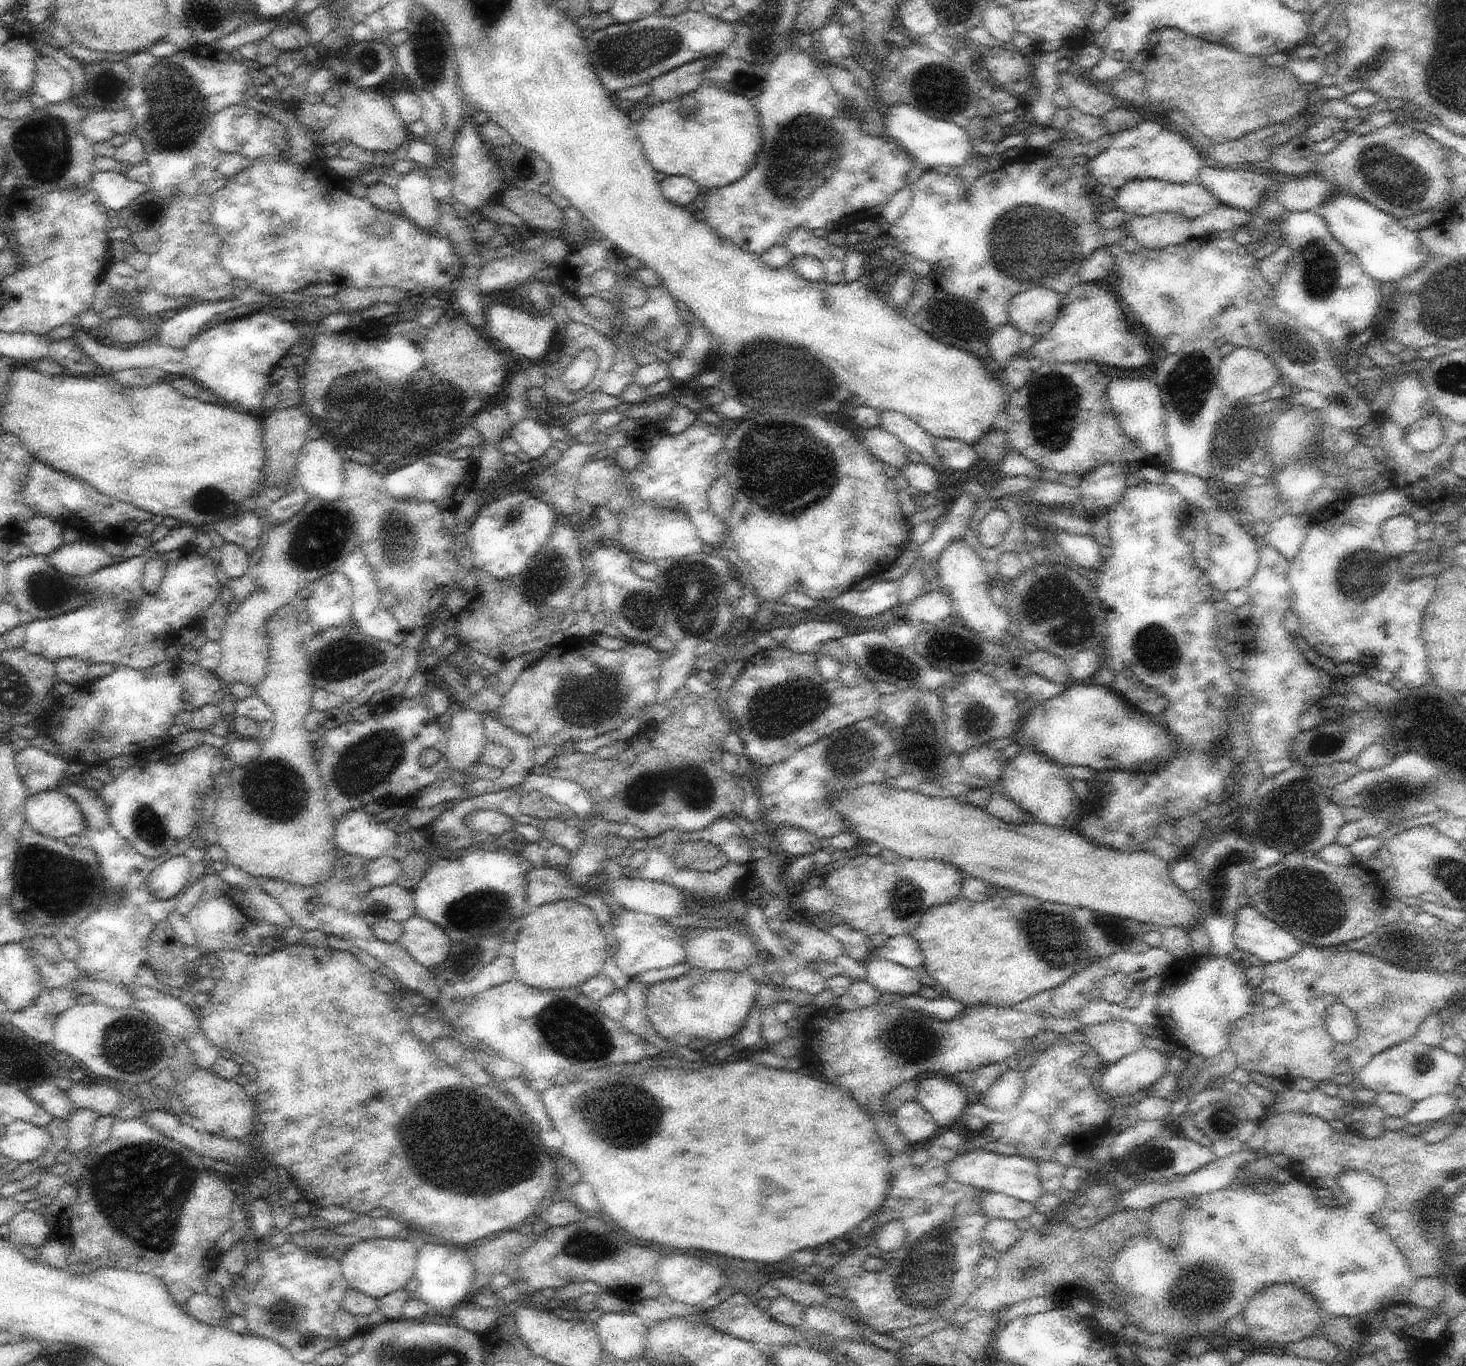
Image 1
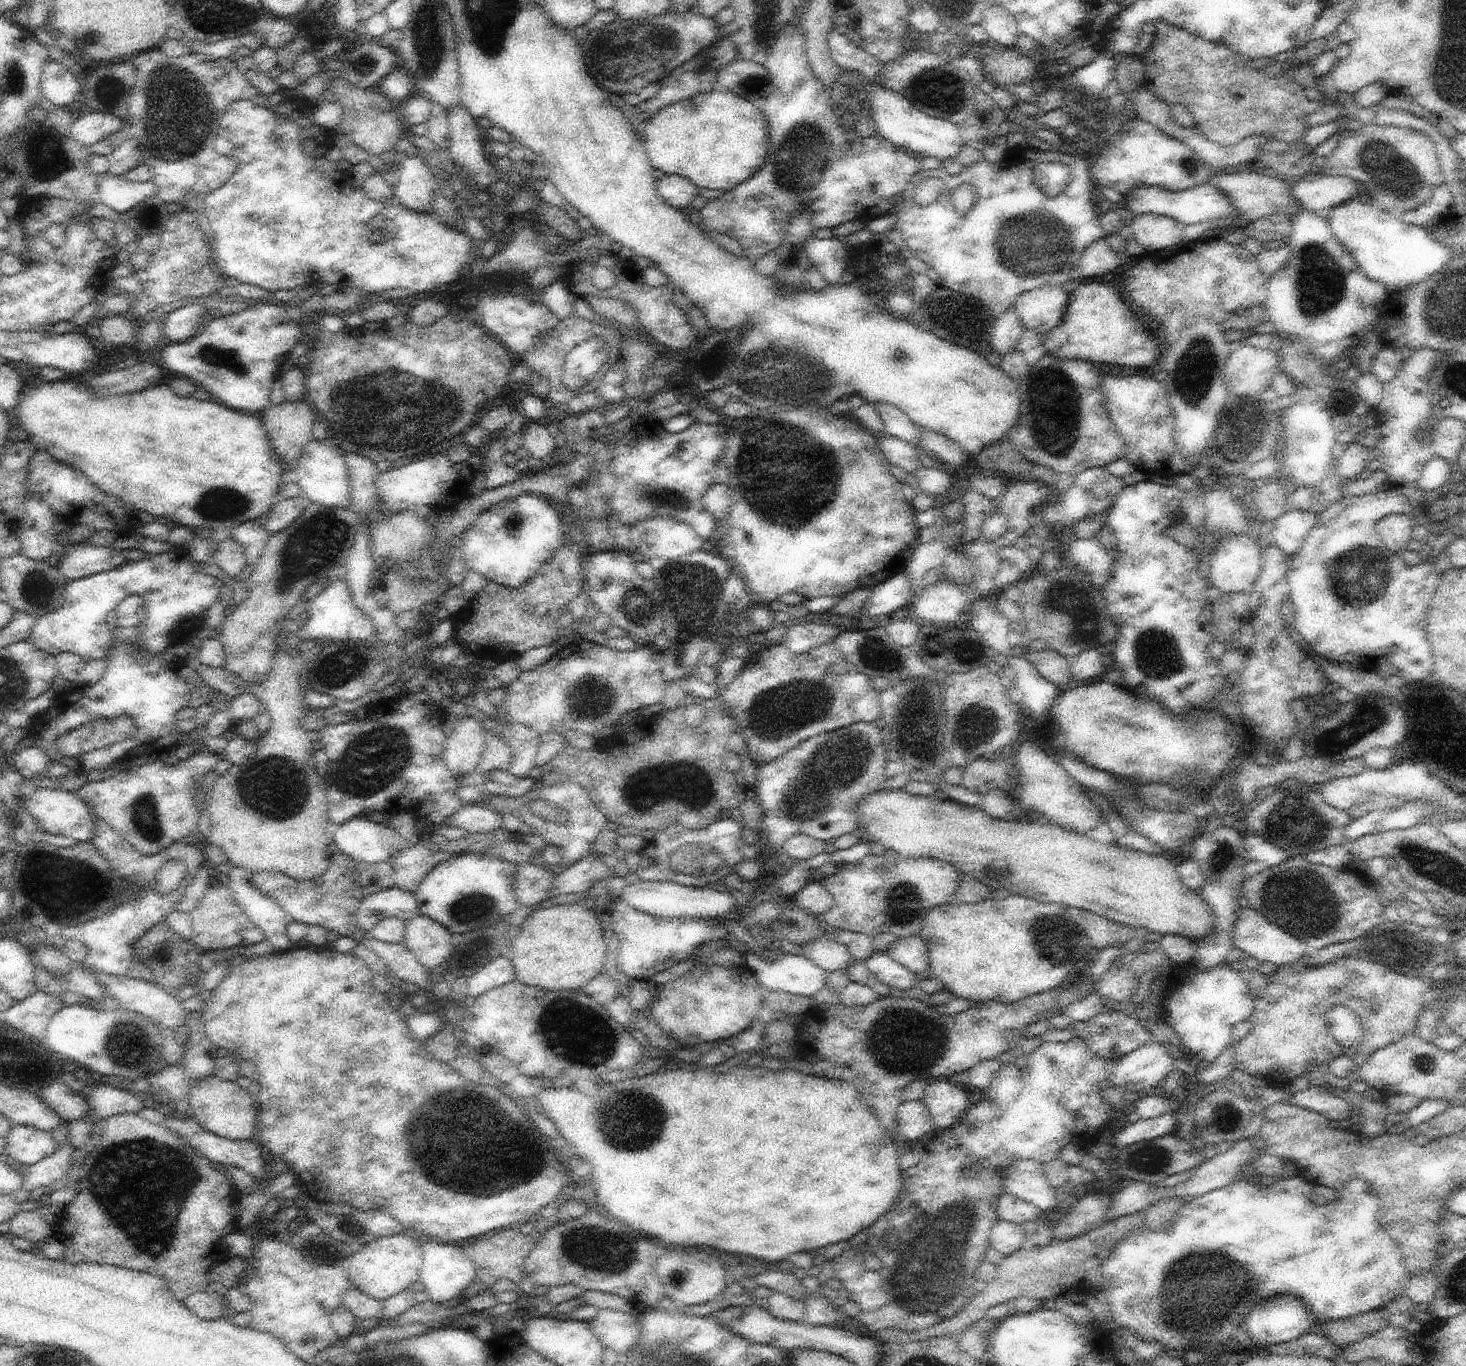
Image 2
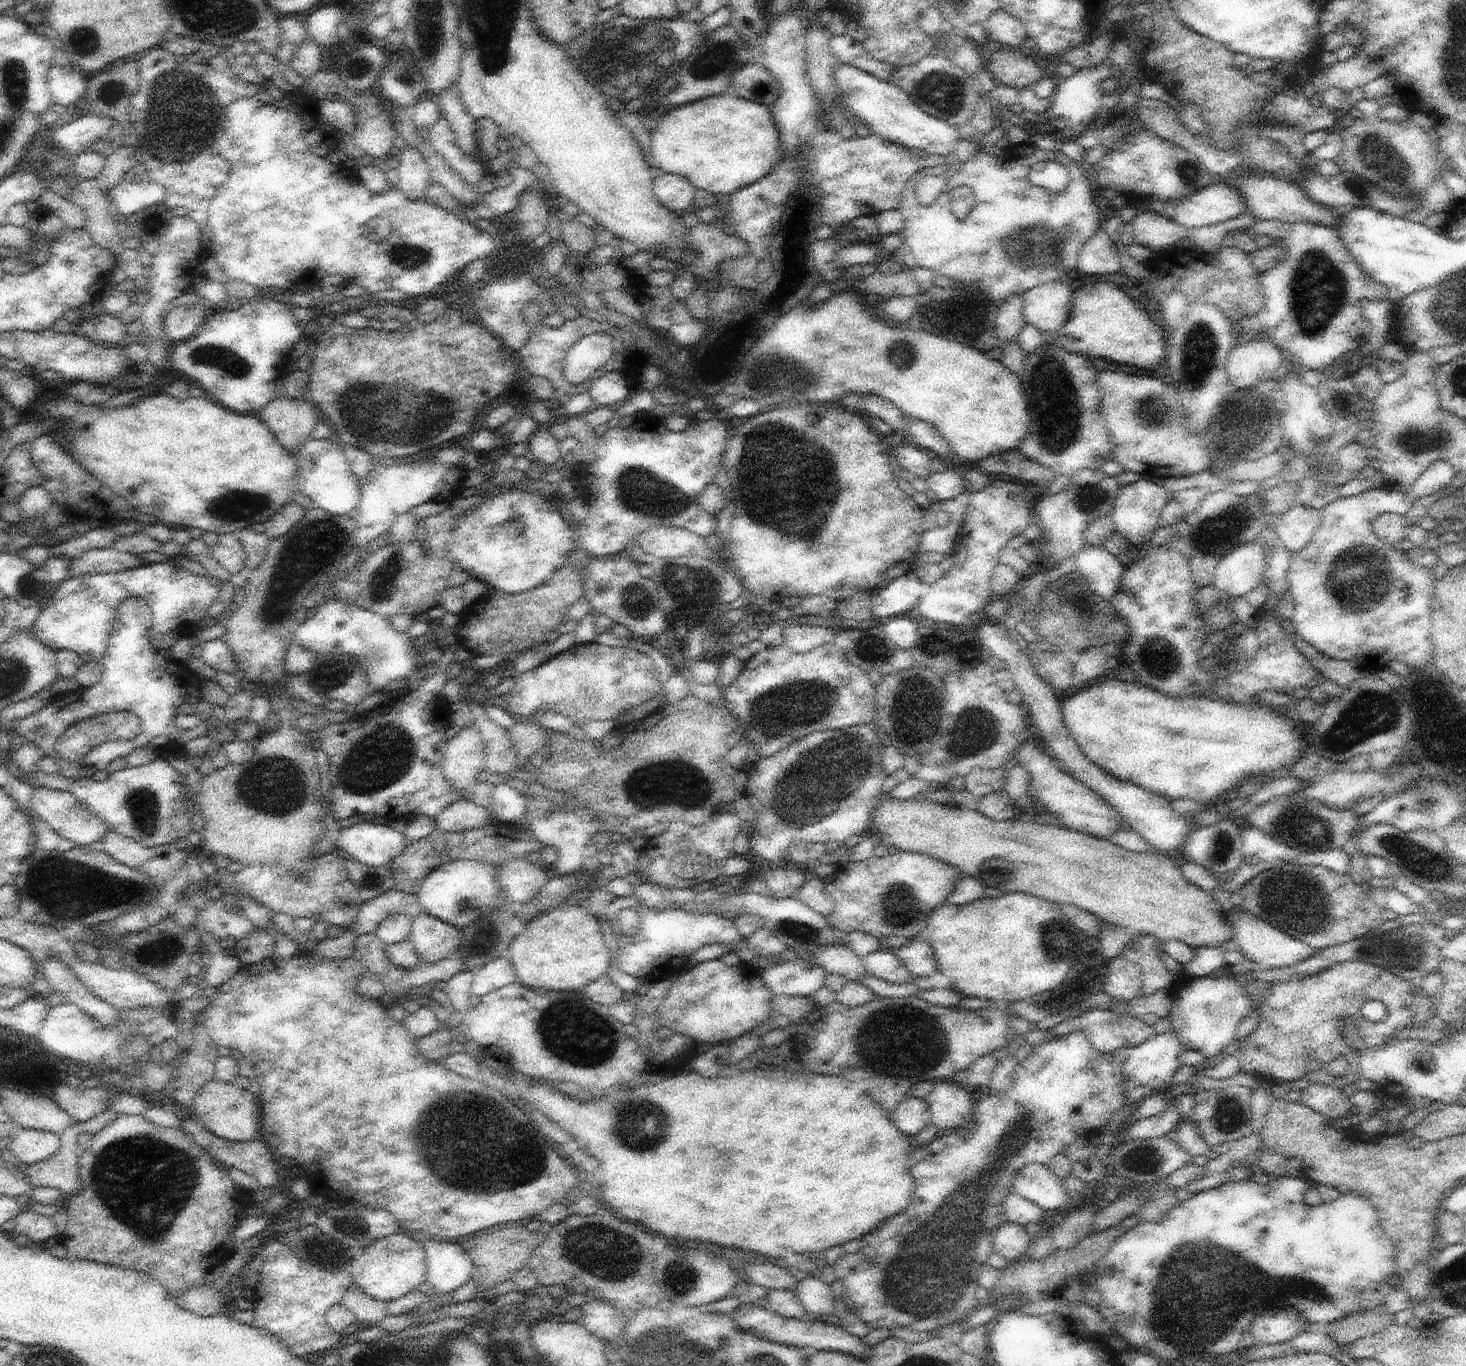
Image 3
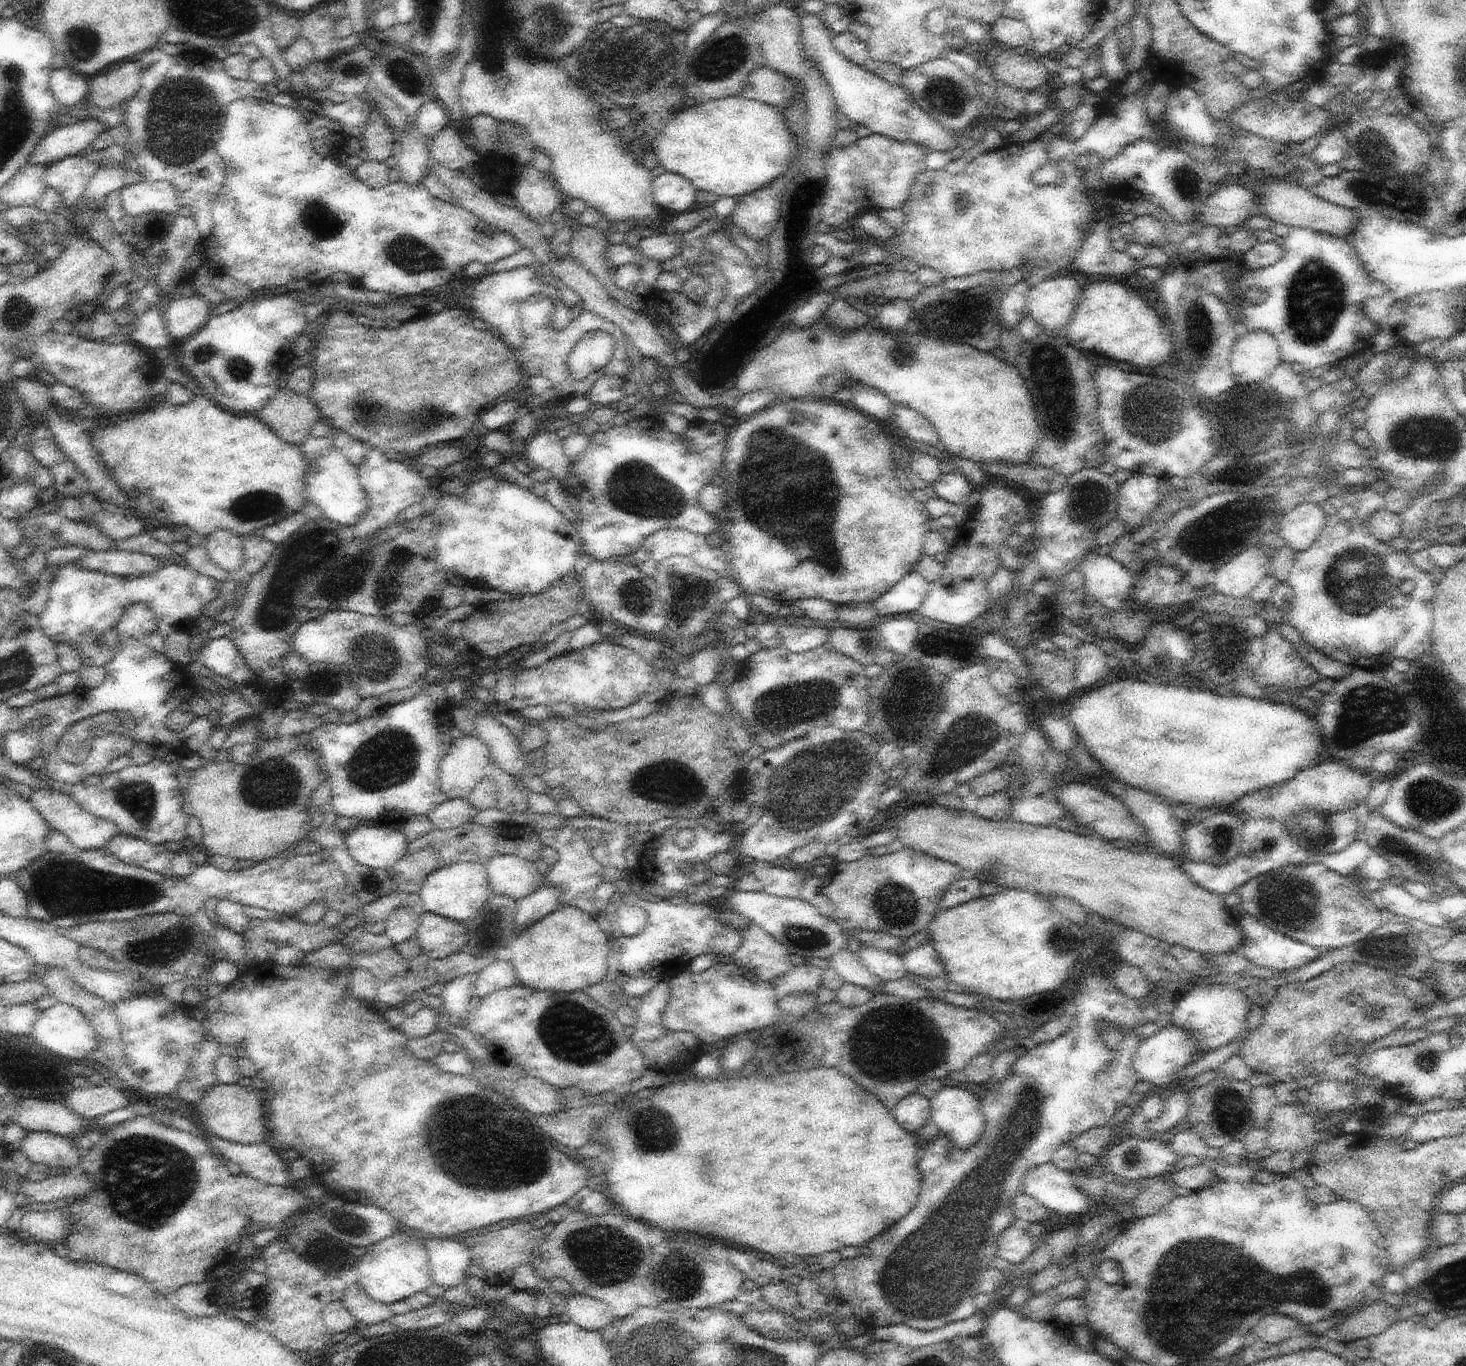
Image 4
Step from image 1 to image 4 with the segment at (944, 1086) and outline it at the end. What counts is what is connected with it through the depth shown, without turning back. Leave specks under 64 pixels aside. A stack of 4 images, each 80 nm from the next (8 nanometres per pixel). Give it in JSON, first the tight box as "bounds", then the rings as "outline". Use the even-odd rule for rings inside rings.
{"bounds":[929,1084,985,1148],"outline":[[[944,1084],[929,1101],[931,1121],[957,1147],[970,1148],[985,1131],[981,1097],[976,1096],[976,1092],[970,1092],[968,1085]]]}

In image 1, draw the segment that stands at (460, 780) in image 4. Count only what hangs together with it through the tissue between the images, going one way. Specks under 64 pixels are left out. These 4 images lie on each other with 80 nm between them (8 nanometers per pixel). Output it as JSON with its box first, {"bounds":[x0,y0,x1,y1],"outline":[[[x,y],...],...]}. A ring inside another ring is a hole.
{"bounds":[446,707,488,773],"outline":[[[466,707],[446,718],[450,722],[446,730],[447,757],[450,766],[465,773],[480,760],[488,743],[483,716]]]}

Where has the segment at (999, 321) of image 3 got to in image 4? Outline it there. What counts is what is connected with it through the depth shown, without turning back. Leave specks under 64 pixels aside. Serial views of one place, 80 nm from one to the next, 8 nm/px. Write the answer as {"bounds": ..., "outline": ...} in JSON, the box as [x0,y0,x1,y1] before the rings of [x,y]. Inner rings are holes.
{"bounds":[999,281,1031,330],"outline":[[[1022,281],[1007,288],[999,308],[1000,322],[1006,329],[1016,330],[1027,315],[1027,298],[1031,288]]]}

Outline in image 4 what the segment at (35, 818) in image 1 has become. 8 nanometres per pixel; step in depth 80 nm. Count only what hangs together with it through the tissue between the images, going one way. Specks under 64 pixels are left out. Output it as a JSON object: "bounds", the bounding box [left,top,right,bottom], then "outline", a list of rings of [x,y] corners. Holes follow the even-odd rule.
{"bounds":[29,787,120,850],"outline":[[[49,787],[35,790],[29,799],[40,816],[43,816],[47,825],[70,839],[70,842],[79,850],[106,847],[116,835],[120,834],[119,828],[111,820],[84,810],[71,794],[62,793]]]}

